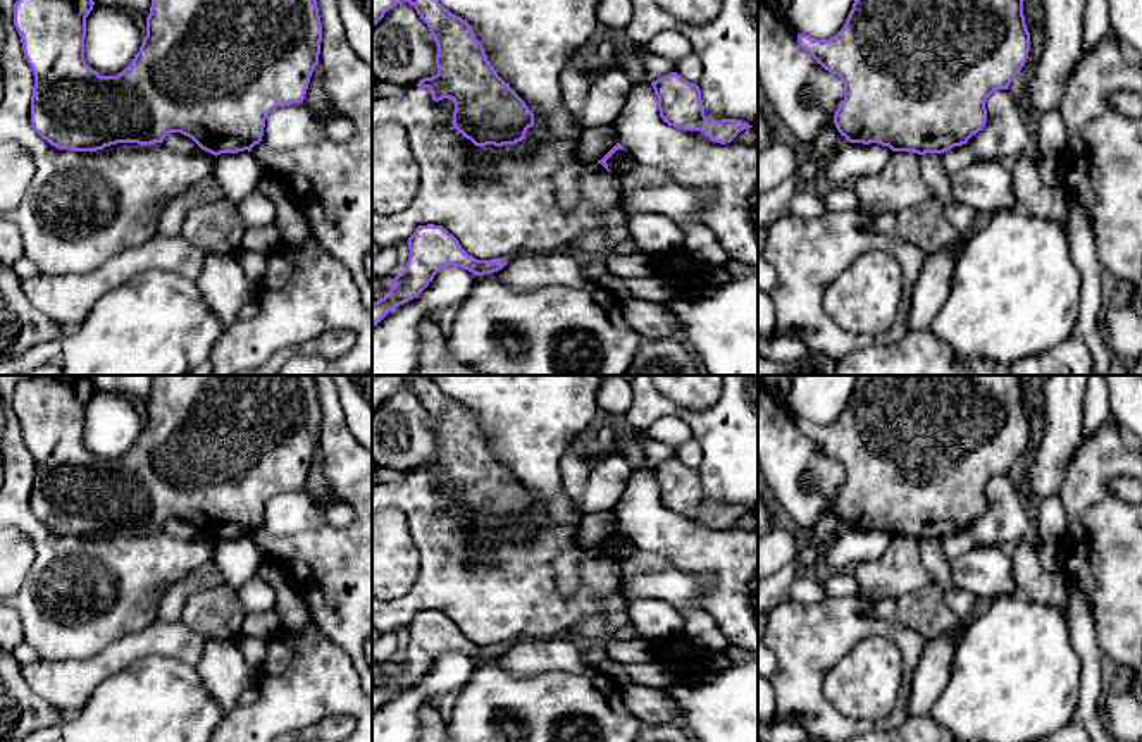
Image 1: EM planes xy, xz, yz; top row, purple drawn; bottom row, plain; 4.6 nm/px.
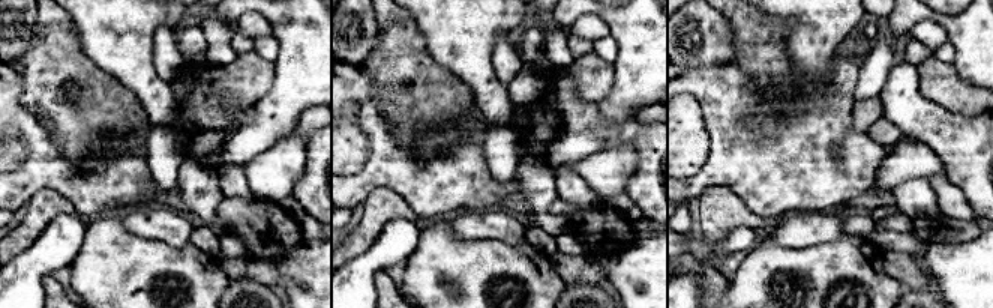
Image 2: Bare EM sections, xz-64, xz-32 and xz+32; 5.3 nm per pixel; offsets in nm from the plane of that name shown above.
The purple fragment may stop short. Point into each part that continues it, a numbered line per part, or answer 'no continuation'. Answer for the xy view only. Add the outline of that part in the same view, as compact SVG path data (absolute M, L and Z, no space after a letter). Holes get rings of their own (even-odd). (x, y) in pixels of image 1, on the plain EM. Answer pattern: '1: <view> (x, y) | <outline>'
no continuation

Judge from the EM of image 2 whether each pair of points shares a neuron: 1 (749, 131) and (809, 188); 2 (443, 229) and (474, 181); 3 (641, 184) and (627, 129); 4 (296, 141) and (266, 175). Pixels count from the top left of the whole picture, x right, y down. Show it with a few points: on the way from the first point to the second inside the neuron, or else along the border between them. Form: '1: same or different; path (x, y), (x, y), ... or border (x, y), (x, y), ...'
1: same; path (764, 146), (794, 173)
2: different; border (450, 215), (438, 218)
3: same; path (645, 170), (645, 147), (641, 143)
4: same; path (291, 149), (273, 167)

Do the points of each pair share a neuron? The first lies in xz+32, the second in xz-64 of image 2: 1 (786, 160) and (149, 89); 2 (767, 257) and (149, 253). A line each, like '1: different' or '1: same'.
1: different
2: same

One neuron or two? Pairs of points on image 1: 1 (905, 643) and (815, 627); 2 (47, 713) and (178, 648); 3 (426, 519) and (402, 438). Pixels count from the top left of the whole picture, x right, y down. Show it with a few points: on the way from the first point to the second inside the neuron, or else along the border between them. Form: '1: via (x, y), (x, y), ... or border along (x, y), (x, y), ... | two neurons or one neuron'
1: via (882, 625), (837, 624) | one neuron
2: border along (24, 682), (66, 715) | two neurons
3: border along (391, 470), (415, 472) | two neurons

